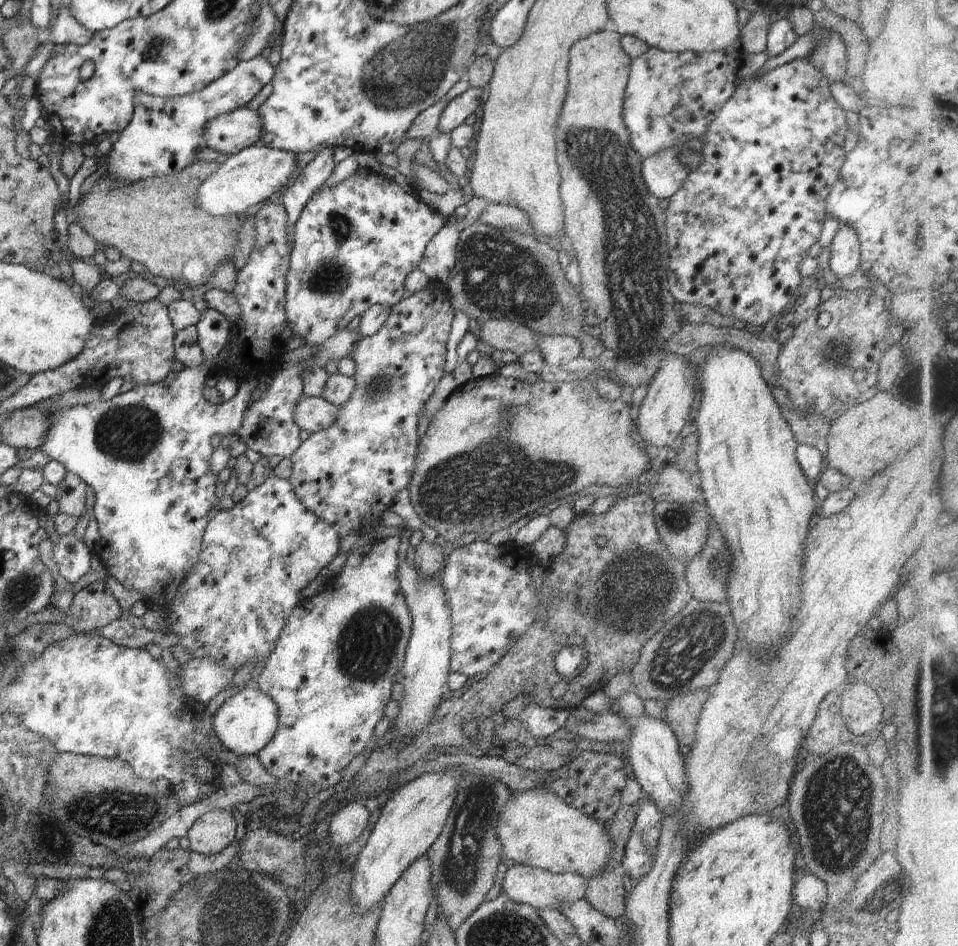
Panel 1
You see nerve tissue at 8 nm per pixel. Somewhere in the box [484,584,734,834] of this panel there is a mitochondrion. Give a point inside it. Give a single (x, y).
(685, 650)

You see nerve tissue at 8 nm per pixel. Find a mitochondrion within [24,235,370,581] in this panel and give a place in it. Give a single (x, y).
(129, 433)

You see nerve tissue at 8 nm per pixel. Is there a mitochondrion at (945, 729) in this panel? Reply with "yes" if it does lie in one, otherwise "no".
yes

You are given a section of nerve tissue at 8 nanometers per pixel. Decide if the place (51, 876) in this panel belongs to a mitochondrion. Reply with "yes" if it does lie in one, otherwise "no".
no

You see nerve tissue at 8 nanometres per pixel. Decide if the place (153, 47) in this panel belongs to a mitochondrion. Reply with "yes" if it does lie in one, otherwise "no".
no

